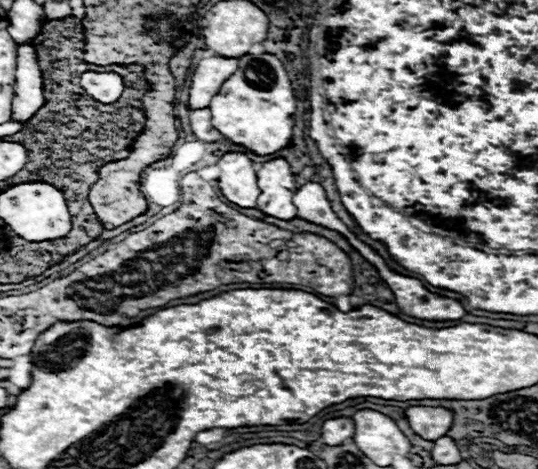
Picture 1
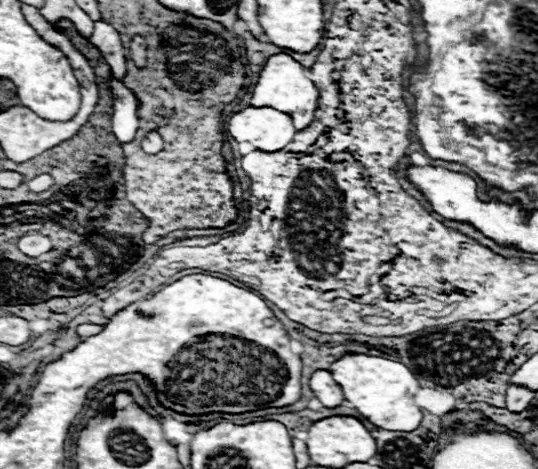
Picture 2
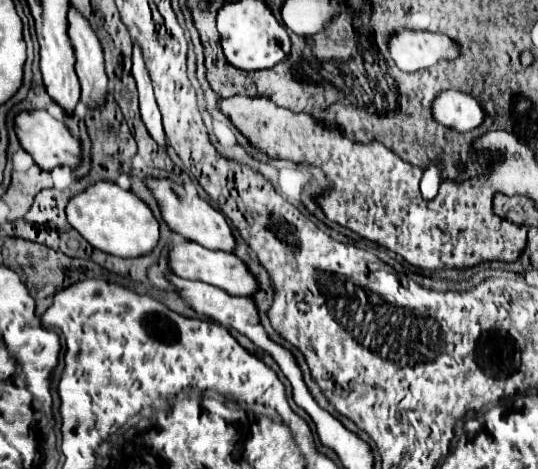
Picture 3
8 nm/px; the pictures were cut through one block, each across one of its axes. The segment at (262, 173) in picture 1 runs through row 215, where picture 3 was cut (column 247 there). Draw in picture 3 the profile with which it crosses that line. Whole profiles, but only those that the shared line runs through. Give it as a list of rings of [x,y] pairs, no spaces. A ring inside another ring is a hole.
[[[180,242],[170,250],[170,268],[176,276],[186,278],[186,280],[200,280],[212,286],[218,286],[226,290],[232,296],[254,296],[260,290],[260,284],[256,276],[248,270],[248,266],[236,256],[236,254],[226,254],[226,252],[214,252],[208,250],[196,242]]]

